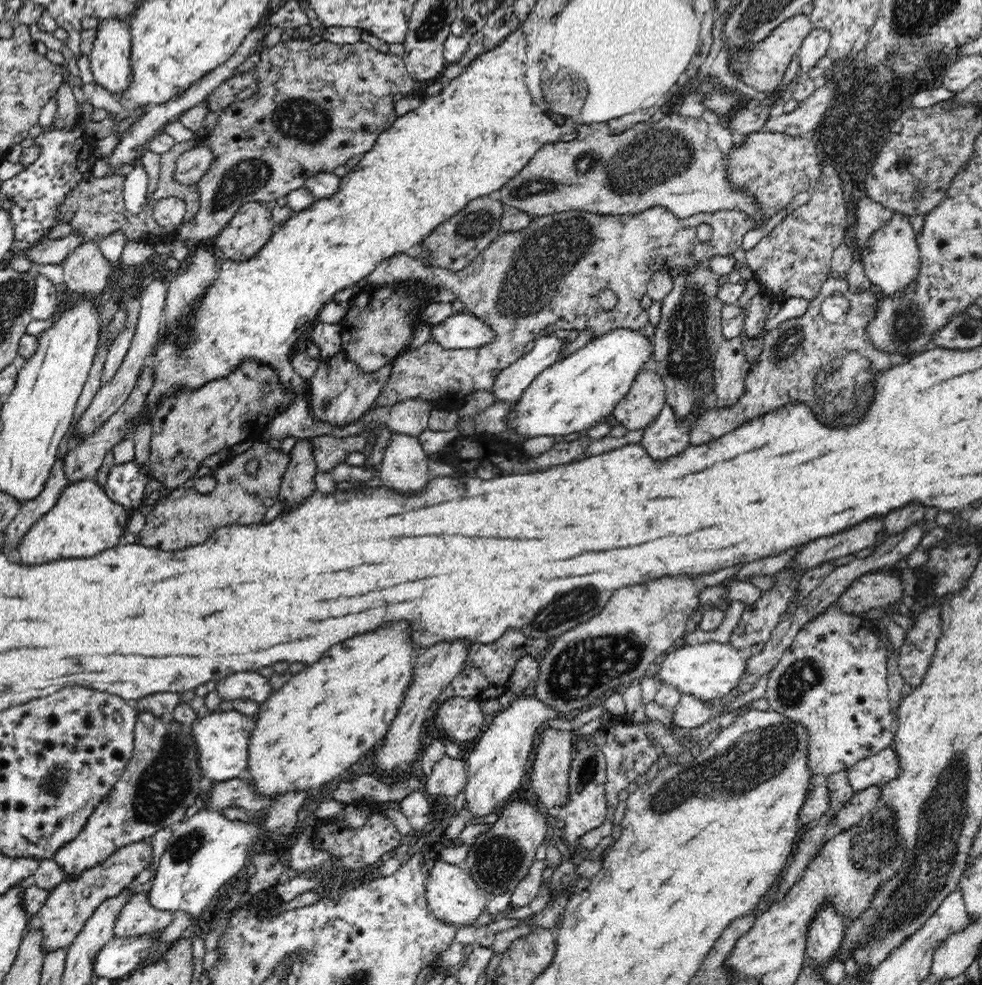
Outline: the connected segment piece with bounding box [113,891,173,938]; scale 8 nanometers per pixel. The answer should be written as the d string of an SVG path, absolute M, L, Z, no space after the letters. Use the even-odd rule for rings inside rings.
M142 891L123 906L117 916L113 931L115 936L144 936L166 928L173 913L154 908L148 901L147 892Z

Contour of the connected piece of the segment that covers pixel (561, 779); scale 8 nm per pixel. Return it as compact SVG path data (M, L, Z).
M549 727L542 732L542 738L536 748L536 760L532 773L526 779L530 788L539 796L540 806L551 809L563 805L569 798L569 770L573 762L573 731L564 731Z

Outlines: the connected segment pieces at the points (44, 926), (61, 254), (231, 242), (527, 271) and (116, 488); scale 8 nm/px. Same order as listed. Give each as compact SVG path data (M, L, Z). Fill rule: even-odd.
M149 839L134 841L119 848L102 864L90 867L82 871L82 874L70 877L49 890L42 908L35 915L30 916L27 930L41 930L42 948L46 954L58 948L67 948L98 906L107 898L118 896L122 890L135 882L136 876L150 866L151 860L152 847Z
M73 234L58 239L45 238L40 243L30 247L25 252L25 257L30 262L39 264L61 264L61 262L84 240L82 234Z
M249 202L236 214L217 236L217 246L236 262L252 258L274 234L277 225L266 203Z
M653 206L645 211L629 215L601 215L582 210L572 210L550 216L533 217L526 228L517 231L502 231L486 248L482 249L466 268L452 272L440 267L428 267L418 258L398 253L383 260L368 276L371 286L384 287L399 283L422 281L434 288L451 290L465 306L464 311L481 318L494 332L493 341L469 349L446 349L432 340L412 352L405 351L392 361L390 378L376 398L374 407L396 404L404 399L420 397L435 406L456 408L466 401L475 390L491 392L491 386L498 373L514 364L526 353L526 342L536 340L542 328L554 324L560 333L571 330L592 331L593 338L614 329L643 329L648 324L648 312L640 305L646 294L650 276L673 267L705 264L713 256L728 256L742 246L746 232L754 230L758 223L748 213L738 210L717 210L678 218L662 206ZM700 224L708 224L712 235L707 242L701 242L696 235ZM610 289L617 296L612 310L598 304L598 293Z
M136 461L114 464L108 468L108 481L103 490L110 500L132 512L140 506L151 480L148 466L139 466Z

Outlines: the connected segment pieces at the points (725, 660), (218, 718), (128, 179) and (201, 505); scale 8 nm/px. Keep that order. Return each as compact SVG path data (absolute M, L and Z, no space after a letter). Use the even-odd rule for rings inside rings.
M712 641L697 645L684 645L665 653L658 664L656 678L661 684L676 688L681 694L689 694L698 700L706 701L724 698L732 689L739 687L745 675L749 653L738 650L729 643Z
M218 710L196 719L191 724L191 731L197 746L201 775L211 782L227 781L243 776L248 766L249 736L254 727L254 716L246 716L235 710Z
M135 161L130 166L122 181L121 194L128 213L135 215L143 211L148 194L148 175L142 163Z
M255 441L245 452L208 471L217 483L210 494L202 495L194 487L187 489L181 486L165 498L154 496L150 500L152 510L146 516L146 525L135 535L135 543L159 550L180 550L206 542L217 528L263 522L268 508L274 505L281 494L281 480L289 458L290 455L282 453L277 444ZM250 460L258 462L258 469L253 474L244 469Z

